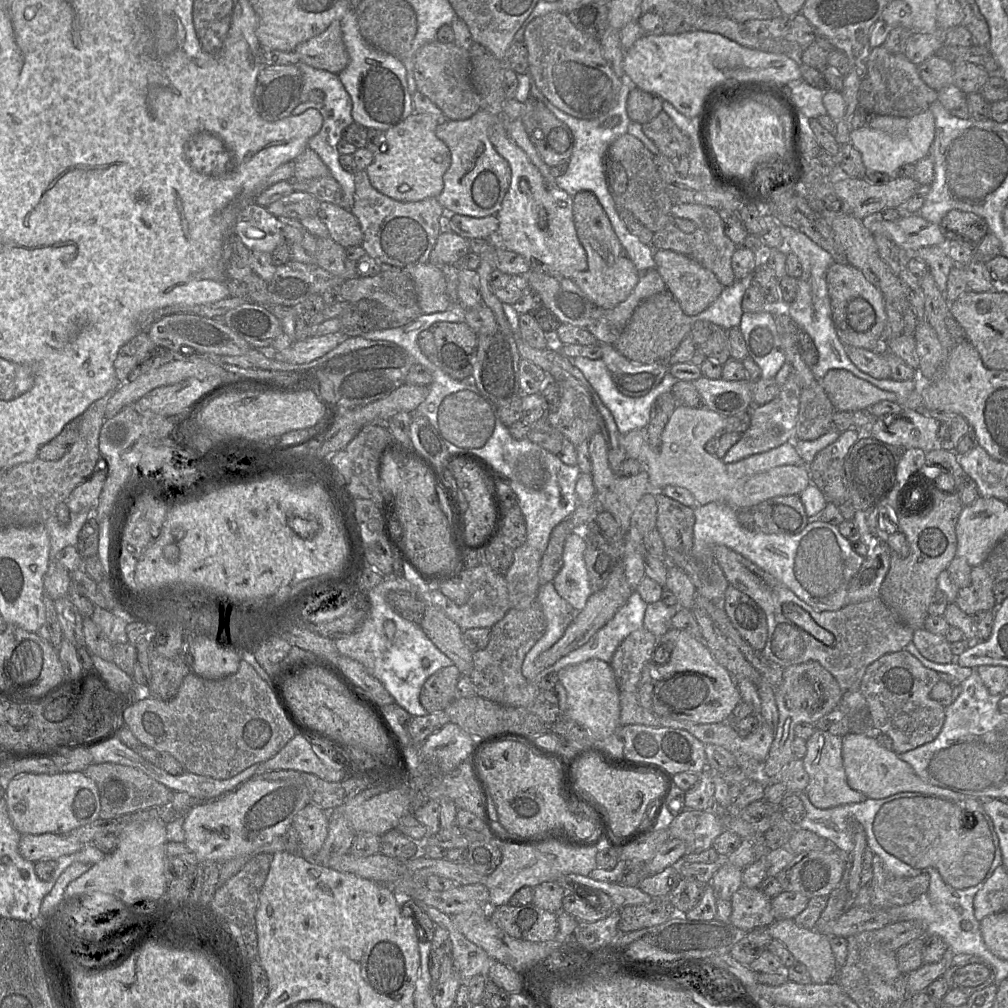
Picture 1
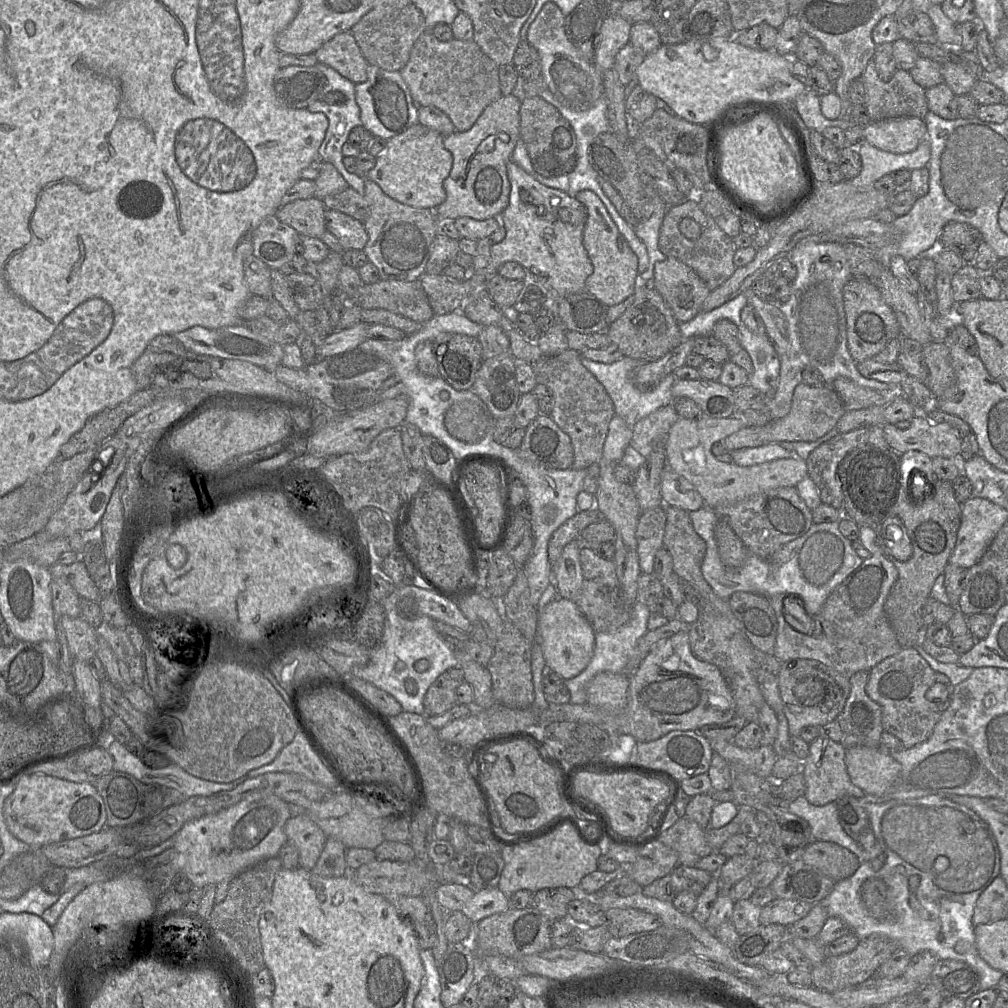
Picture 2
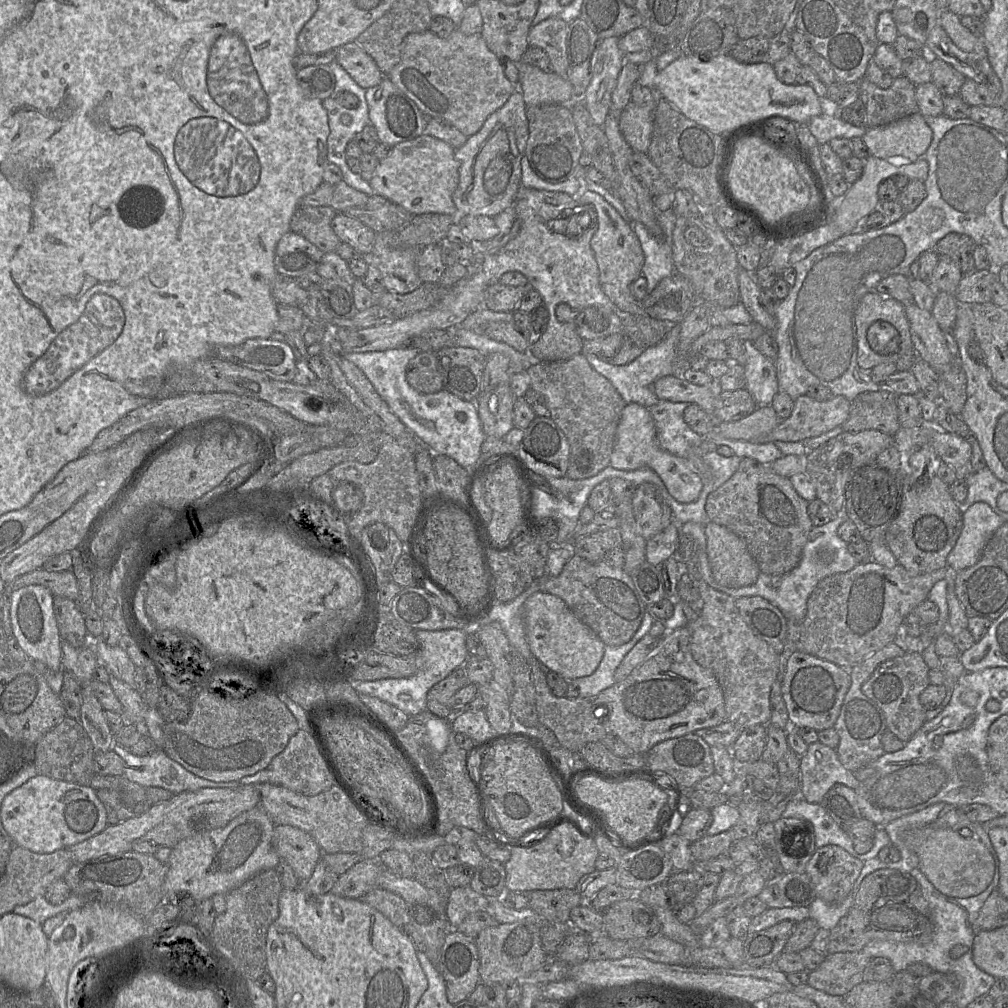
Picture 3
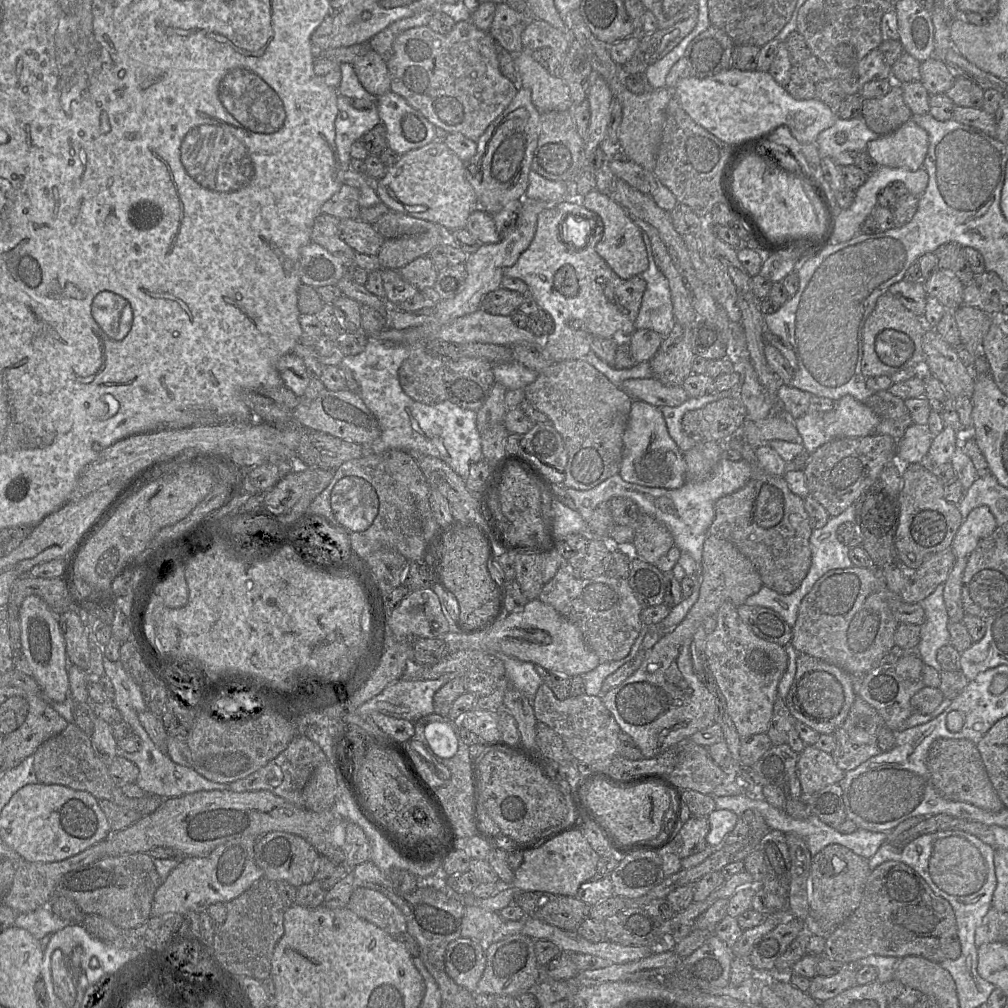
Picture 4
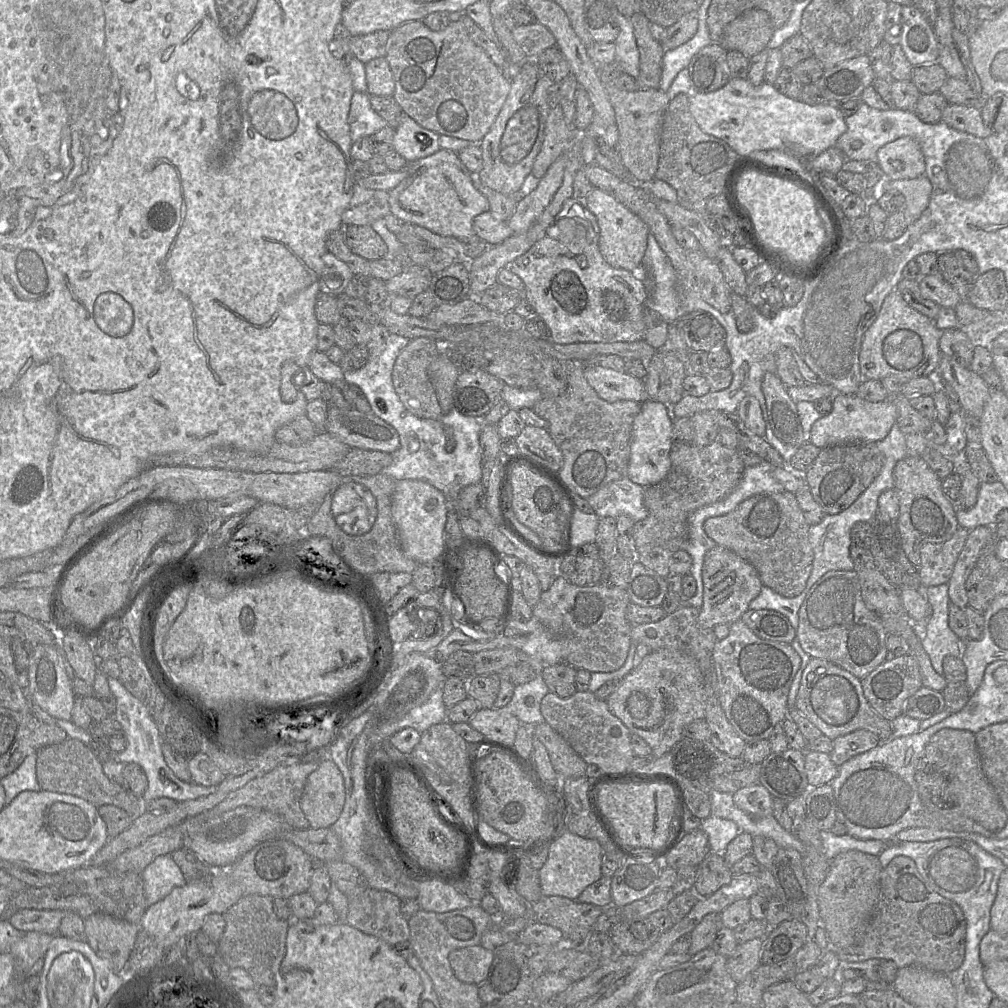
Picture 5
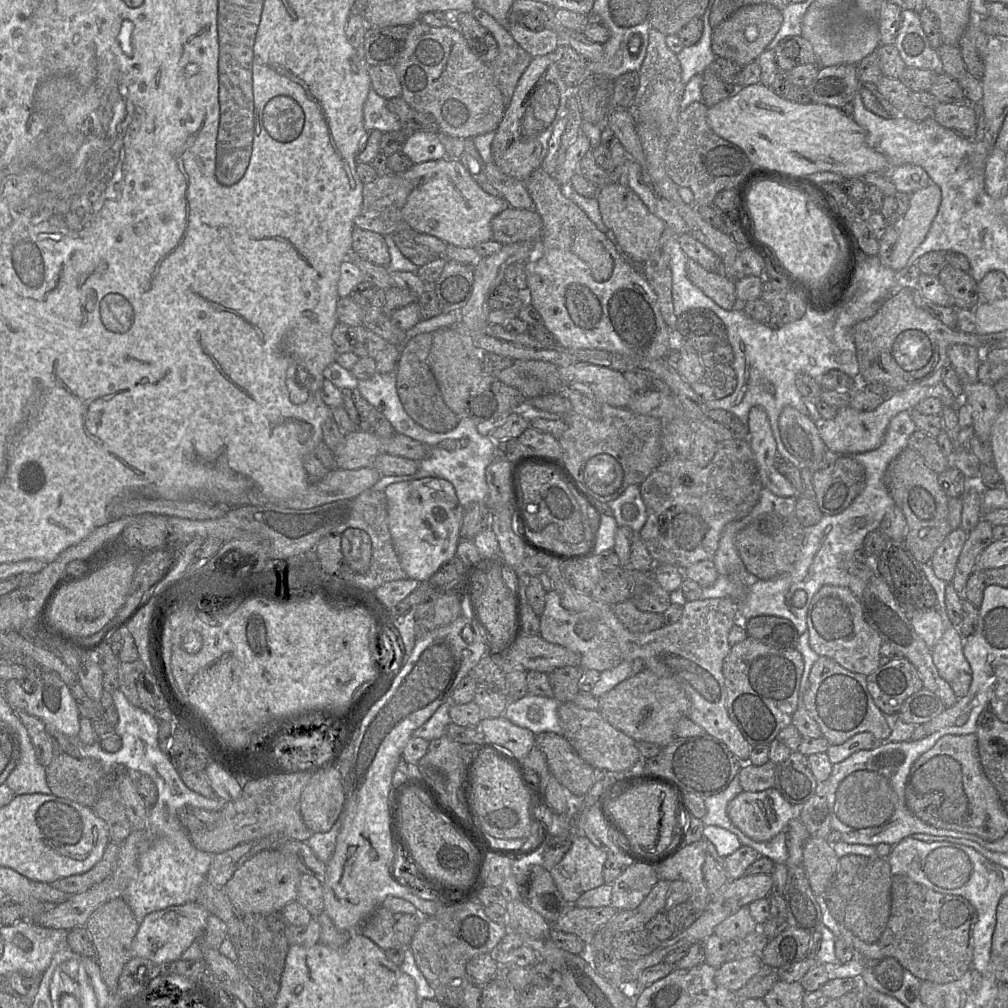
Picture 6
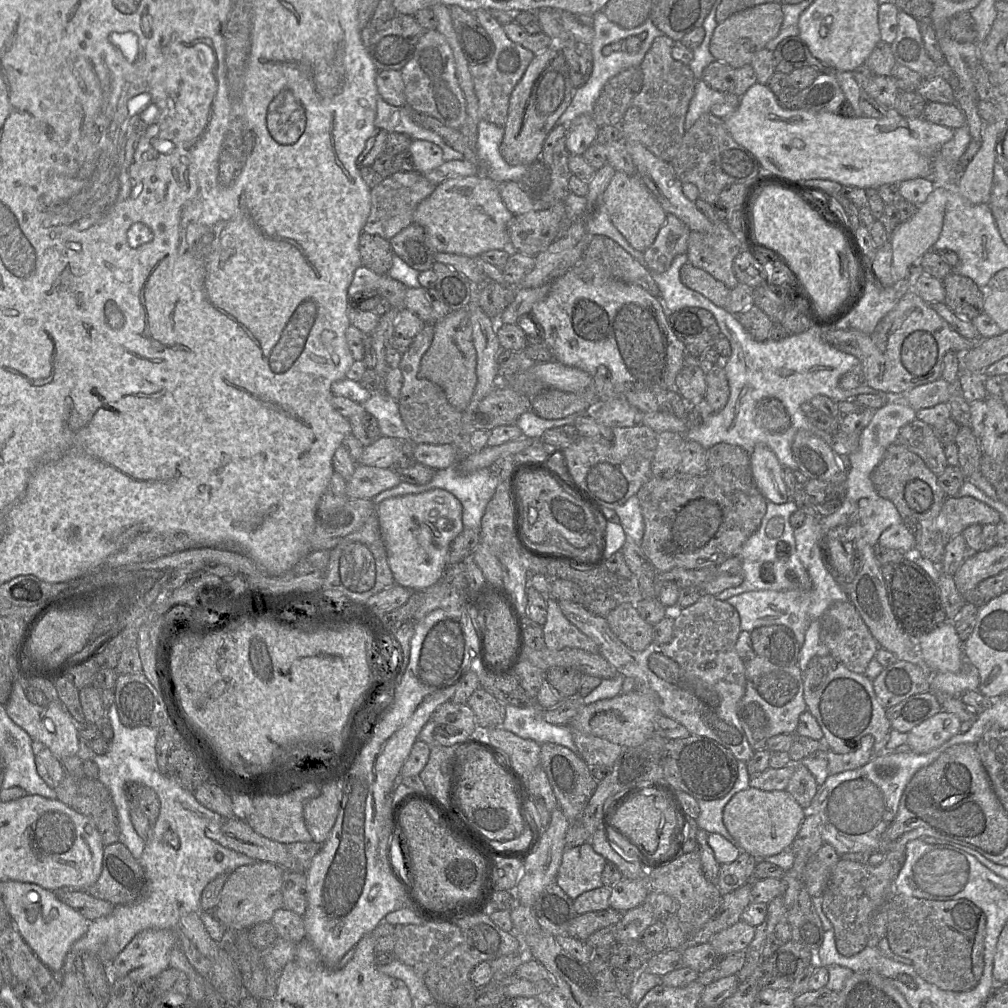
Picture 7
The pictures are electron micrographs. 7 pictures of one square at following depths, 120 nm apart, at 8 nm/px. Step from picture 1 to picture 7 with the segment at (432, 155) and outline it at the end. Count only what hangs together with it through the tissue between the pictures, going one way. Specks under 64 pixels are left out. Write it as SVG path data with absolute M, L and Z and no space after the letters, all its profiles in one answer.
M484 174L449 179L419 203L413 223L424 229L425 243L433 252L477 258L488 250L510 249L507 223L513 214L503 202L499 184Z

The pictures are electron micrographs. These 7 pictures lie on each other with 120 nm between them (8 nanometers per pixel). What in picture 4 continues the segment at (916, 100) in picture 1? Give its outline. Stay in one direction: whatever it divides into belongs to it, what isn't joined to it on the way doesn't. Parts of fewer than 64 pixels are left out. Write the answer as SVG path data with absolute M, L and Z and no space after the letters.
M894 83L891 90L879 98L864 99L862 116L868 127L880 136L890 134L912 118L912 111L903 98L902 85Z

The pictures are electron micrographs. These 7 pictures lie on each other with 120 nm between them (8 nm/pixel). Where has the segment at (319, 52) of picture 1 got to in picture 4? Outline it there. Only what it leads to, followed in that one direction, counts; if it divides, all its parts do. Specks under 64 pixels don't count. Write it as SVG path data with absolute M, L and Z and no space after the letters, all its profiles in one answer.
M369 50L353 64L354 71L364 89L372 95L381 96L390 91L390 76L386 62L374 50Z

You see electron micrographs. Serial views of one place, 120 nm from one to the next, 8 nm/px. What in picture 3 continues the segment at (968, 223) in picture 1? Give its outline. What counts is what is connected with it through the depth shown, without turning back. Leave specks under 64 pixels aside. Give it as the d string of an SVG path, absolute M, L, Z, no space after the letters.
M950 232L936 244L939 255L949 256L960 268L963 275L976 270L973 253L976 247L974 240L963 233Z

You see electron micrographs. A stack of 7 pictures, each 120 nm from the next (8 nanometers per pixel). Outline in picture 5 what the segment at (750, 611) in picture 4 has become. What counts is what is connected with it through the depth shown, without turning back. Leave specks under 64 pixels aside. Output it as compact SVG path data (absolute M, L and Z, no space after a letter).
M748 610L741 620L764 640L791 644L796 637L796 630L789 619L775 610Z

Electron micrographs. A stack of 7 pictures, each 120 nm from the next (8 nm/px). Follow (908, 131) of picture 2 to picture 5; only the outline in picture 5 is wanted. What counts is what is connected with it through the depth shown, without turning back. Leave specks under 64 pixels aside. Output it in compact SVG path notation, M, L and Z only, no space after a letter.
M902 137L882 146L875 159L882 174L891 180L907 180L925 174L925 160L919 144Z

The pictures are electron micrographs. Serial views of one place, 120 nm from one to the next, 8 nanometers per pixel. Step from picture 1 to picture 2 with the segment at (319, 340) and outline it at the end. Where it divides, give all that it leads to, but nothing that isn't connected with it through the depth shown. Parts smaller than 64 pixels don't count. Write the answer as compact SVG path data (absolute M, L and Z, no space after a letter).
M359 323L352 328L335 330L324 338L322 345L316 349L316 361L342 354L358 347L368 337L368 323Z

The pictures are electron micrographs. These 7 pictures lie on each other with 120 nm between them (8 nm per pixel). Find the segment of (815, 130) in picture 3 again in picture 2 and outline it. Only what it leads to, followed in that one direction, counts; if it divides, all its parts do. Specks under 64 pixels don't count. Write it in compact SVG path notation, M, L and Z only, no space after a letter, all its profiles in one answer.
M807 89L795 99L794 106L804 124L810 130L822 133L826 127L839 127L846 130L852 126L847 119L831 120L826 118L821 112L820 96L810 89Z

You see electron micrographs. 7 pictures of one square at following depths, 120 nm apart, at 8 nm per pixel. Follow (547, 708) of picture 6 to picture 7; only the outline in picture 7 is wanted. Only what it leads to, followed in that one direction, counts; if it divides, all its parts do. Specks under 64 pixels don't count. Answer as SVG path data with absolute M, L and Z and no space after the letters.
M536 701L529 706L505 705L502 728L539 744L553 742L576 751L569 725L550 724L543 718L543 708Z

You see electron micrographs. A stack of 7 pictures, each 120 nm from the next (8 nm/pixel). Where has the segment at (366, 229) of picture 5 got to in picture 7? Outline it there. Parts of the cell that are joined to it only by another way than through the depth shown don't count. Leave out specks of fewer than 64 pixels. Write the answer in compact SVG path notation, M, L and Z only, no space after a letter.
M362 232L359 237L359 253L362 265L380 276L388 275L394 253L388 240Z

